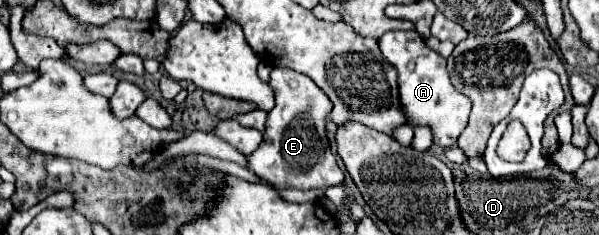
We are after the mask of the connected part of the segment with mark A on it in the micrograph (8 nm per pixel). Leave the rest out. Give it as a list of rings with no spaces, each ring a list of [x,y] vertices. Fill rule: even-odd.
[[[388,31],[380,37],[380,51],[386,61],[398,71],[398,87],[400,87],[400,107],[406,117],[406,125],[430,127],[434,135],[434,145],[438,147],[454,147],[458,135],[464,131],[468,123],[468,115],[472,109],[472,101],[454,89],[446,71],[446,59],[432,51],[424,39],[416,31]]]

